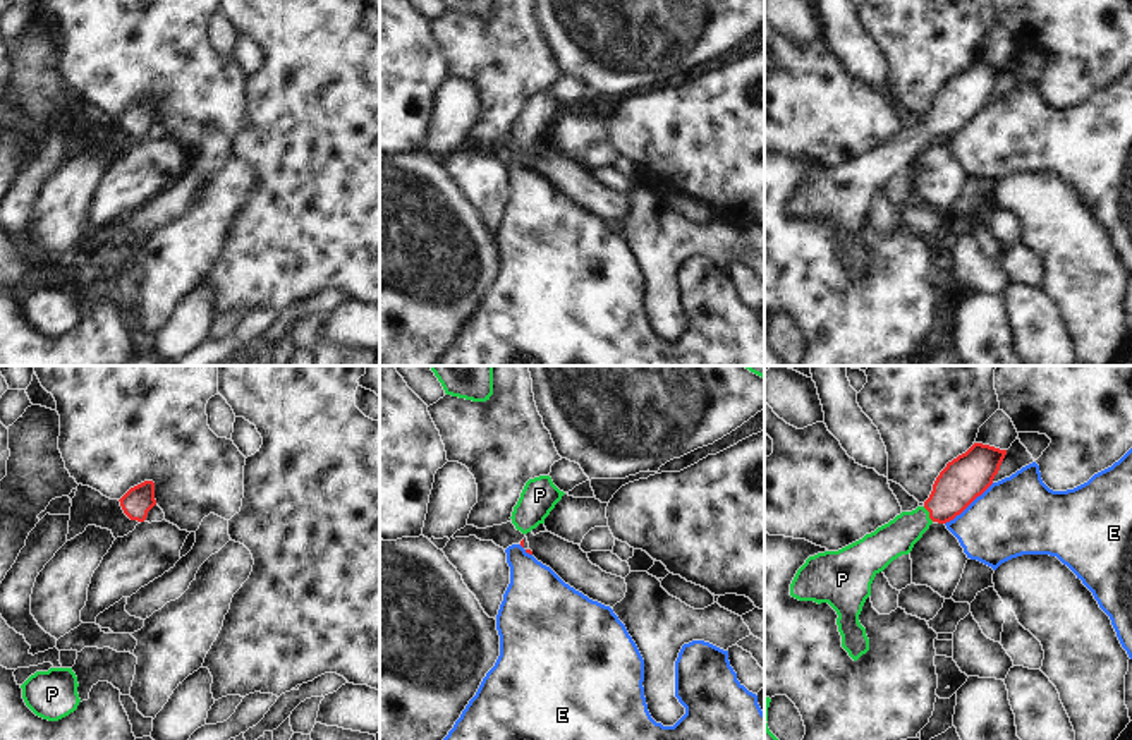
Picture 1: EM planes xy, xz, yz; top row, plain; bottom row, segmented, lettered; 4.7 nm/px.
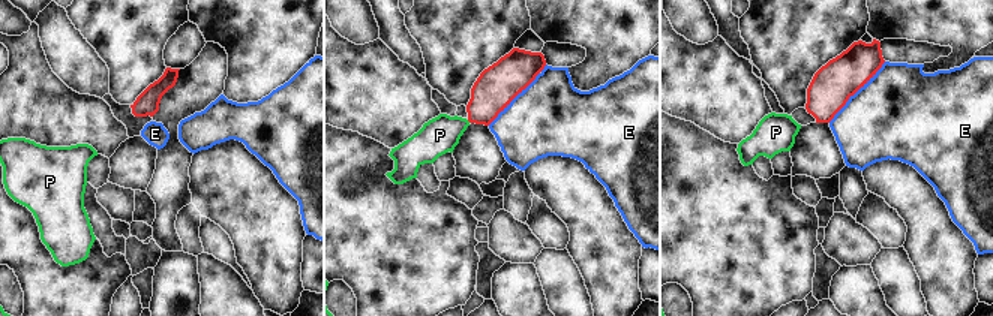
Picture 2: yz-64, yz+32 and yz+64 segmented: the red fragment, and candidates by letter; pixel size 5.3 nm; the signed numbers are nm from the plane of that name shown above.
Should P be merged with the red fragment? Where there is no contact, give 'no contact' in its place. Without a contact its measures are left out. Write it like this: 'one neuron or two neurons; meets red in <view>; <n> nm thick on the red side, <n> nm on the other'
one neuron; meets red in yz; 200 nm thick on the red side, 170 nm on the other

